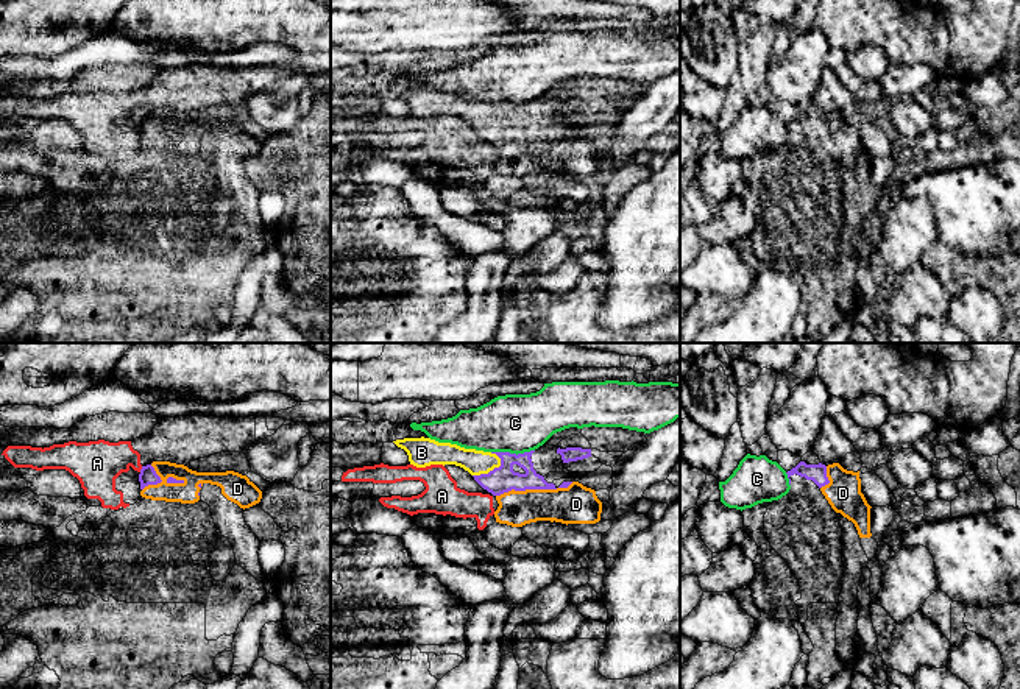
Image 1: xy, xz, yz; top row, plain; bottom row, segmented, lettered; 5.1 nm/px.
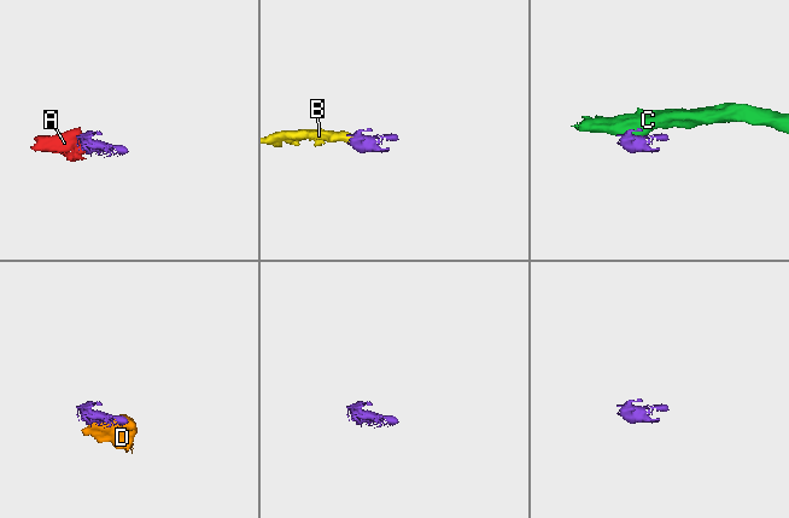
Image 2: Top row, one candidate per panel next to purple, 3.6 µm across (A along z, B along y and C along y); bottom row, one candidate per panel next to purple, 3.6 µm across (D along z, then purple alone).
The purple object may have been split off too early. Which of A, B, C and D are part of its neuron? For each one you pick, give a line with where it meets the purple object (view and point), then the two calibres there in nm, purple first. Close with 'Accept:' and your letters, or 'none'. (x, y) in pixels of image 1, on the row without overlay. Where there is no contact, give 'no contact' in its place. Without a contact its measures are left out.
B: meets purple in xz at (490, 122); 140 nm thick on the purple side, 130 nm on the other
D: meets purple in xz at (534, 139); 140 nm thick on the purple side, 200 nm on the other
Accept: B, D

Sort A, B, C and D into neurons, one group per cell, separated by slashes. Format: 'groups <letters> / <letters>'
groups A / B D / C

